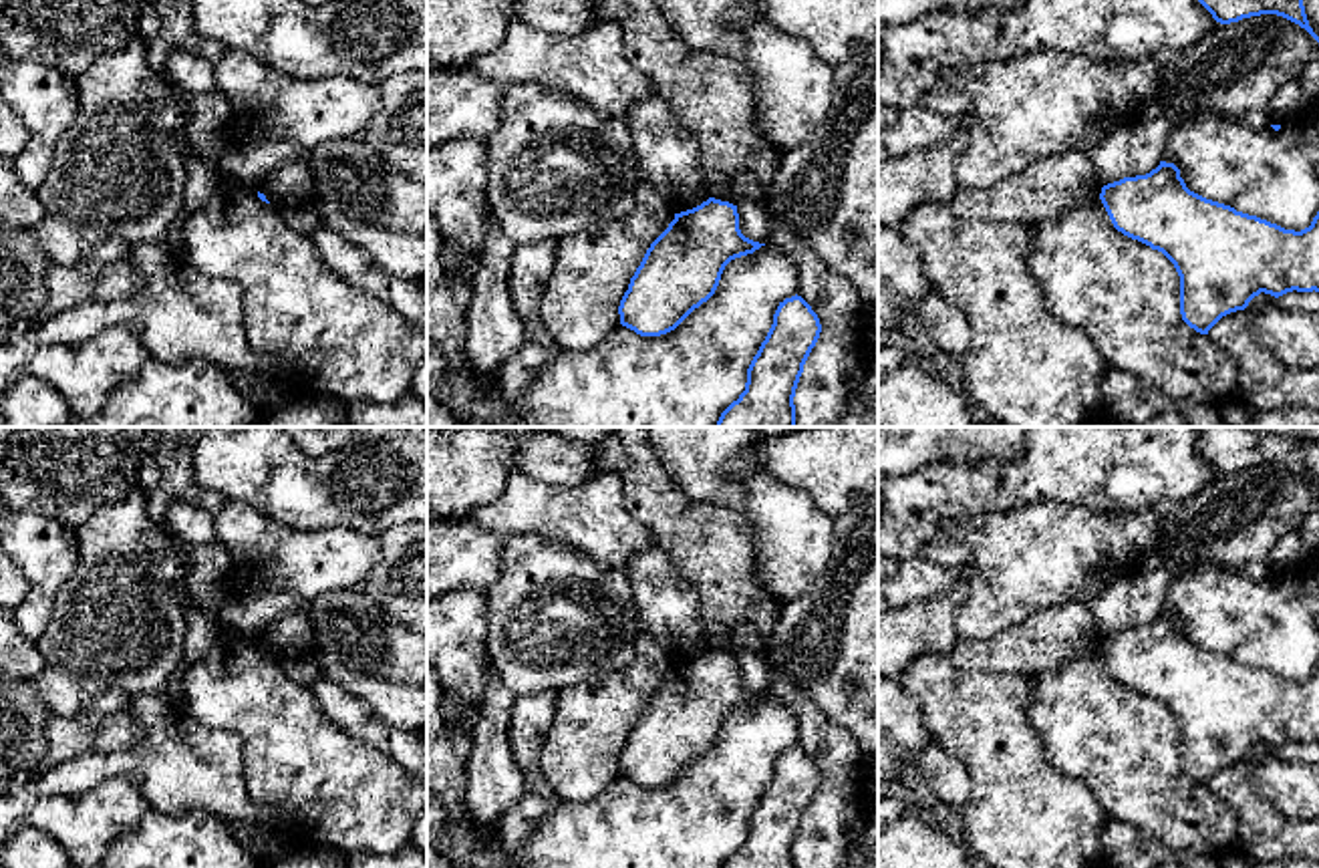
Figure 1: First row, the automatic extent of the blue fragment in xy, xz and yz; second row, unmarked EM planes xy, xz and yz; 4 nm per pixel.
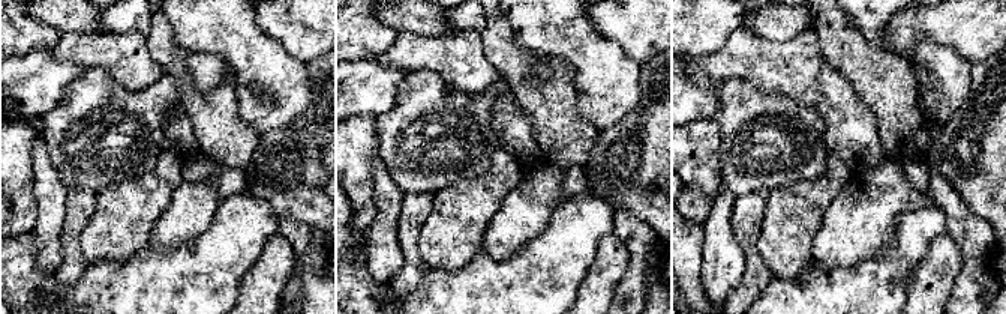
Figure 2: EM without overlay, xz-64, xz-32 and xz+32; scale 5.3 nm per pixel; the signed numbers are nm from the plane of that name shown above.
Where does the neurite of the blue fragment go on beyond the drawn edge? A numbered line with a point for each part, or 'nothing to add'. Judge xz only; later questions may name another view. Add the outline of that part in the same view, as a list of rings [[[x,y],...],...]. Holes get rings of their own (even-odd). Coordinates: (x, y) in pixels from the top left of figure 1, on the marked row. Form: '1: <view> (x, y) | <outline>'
nothing to add

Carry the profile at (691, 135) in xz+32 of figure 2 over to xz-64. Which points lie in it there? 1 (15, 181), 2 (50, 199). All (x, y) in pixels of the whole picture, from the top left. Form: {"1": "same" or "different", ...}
{"1": "same", "2": "different"}

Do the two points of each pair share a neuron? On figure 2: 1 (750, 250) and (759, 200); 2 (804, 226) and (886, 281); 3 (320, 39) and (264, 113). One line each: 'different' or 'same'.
1: same
2: different
3: different

